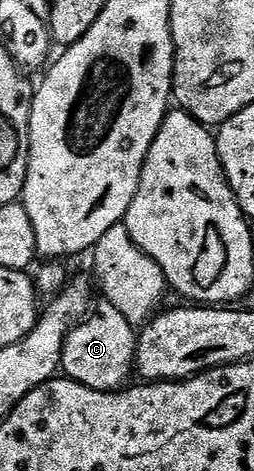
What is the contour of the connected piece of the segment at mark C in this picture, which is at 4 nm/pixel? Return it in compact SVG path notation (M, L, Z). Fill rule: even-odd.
M107 300L98 302L95 303L96 311L94 306L91 313L77 322L66 336L60 364L63 373L78 384L95 390L116 392L127 387L130 382L128 377L133 377L138 334L133 323L128 322L126 316L122 316L118 308L114 308L114 304L110 304Z

